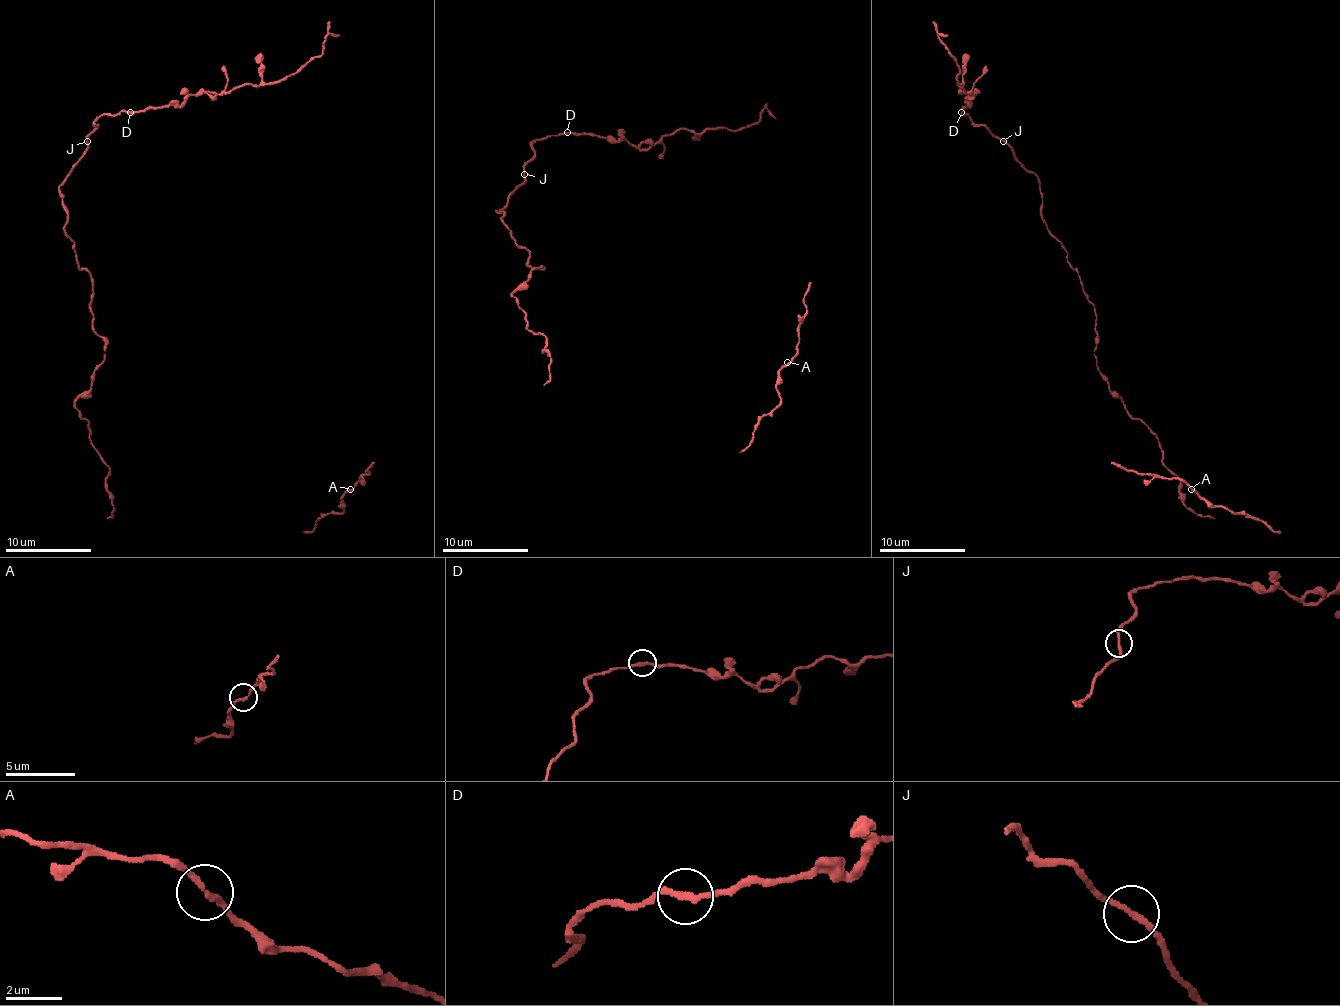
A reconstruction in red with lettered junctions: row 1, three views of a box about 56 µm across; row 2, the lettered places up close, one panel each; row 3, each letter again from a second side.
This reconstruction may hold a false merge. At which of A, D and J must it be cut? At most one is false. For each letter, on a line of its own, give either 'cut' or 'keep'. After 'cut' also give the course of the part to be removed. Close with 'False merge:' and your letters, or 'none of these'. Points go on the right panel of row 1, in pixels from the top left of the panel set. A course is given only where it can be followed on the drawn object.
A: keep
D: keep
J: keep
False merge: none of these

